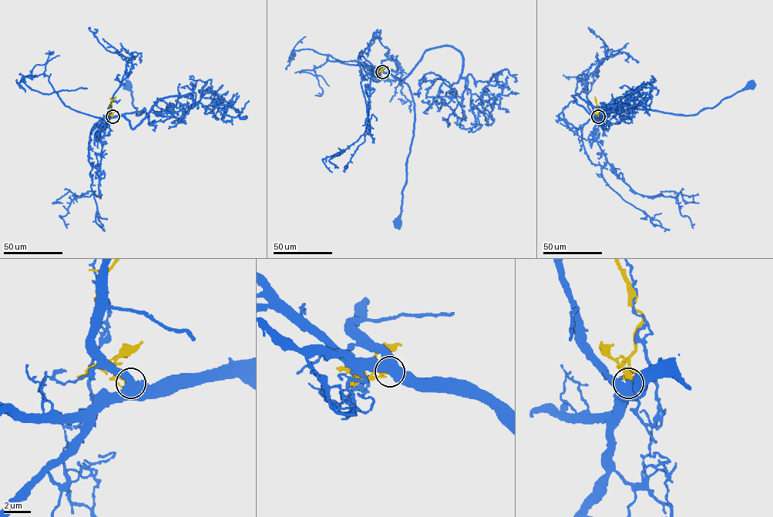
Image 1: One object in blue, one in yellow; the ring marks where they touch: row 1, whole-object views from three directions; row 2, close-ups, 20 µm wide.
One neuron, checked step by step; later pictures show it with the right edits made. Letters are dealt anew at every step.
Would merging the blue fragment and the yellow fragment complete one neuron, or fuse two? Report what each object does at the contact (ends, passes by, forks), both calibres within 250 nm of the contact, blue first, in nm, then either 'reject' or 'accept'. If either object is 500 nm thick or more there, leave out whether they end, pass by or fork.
650 nm thick on the blue side, 360 nm on the other; reject

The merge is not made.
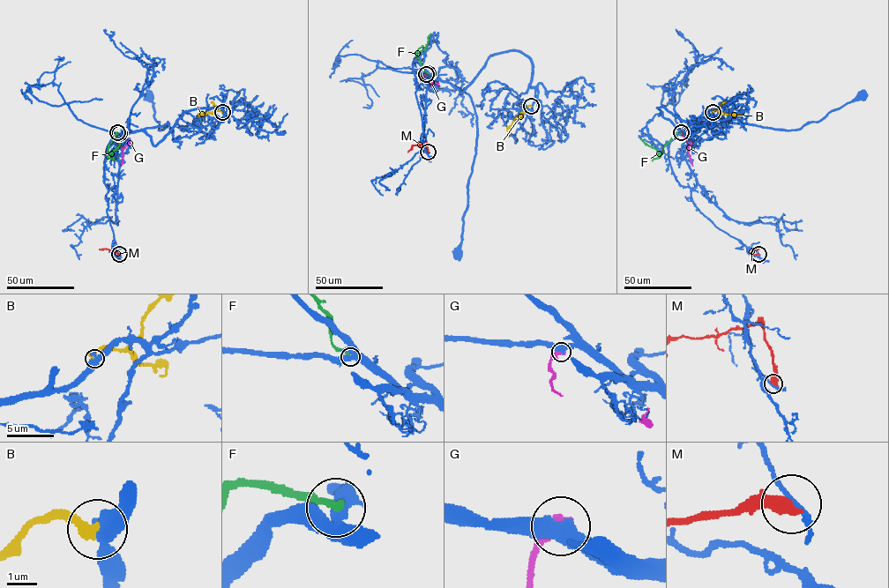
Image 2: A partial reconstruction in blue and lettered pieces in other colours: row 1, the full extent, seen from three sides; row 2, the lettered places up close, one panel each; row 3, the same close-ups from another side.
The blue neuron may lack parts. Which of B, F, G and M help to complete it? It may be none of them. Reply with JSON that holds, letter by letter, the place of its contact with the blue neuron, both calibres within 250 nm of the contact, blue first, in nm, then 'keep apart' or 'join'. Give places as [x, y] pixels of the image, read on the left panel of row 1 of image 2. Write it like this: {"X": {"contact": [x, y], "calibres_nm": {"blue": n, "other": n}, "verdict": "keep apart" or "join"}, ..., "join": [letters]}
{"B": {"contact": [222, 112], "calibres_nm": {"blue": 480, "other": 440}, "verdict": "join"}, "F": {"contact": [119, 133], "calibres_nm": {"blue": 460, "other": 220}, "verdict": "keep apart"}, "G": {"contact": [117, 132], "calibres_nm": {"blue": 500, "other": 480}, "verdict": "keep apart"}, "M": {"contact": [119, 254], "calibres_nm": {"blue": 170, "other": 550}, "verdict": "keep apart"}, "join": ["B"]}

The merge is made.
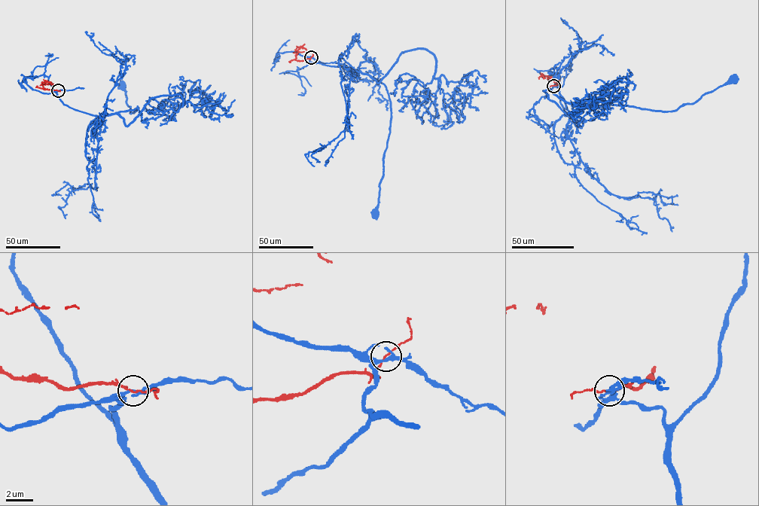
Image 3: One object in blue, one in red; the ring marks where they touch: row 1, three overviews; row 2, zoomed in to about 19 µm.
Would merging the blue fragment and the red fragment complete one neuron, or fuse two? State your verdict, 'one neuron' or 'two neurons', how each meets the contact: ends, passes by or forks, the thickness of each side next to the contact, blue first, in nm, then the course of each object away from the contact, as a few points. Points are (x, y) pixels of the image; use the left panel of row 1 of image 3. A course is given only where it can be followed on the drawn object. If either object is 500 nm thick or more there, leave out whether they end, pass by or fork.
two neurons | blue passes by | red passes by | 240/90 nm | blue via (58, 90), (56, 95), (64, 105), (104, 117), (138, 108), (130, 113), (122, 86) | red via (58, 90), (41, 88), (42, 83), (53, 83)

